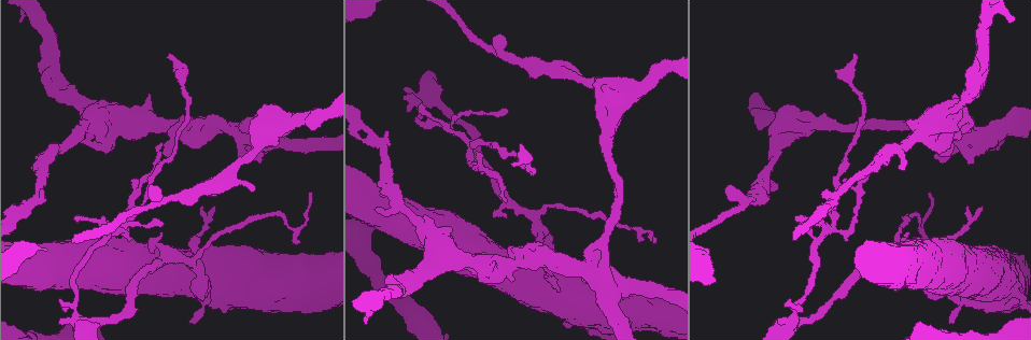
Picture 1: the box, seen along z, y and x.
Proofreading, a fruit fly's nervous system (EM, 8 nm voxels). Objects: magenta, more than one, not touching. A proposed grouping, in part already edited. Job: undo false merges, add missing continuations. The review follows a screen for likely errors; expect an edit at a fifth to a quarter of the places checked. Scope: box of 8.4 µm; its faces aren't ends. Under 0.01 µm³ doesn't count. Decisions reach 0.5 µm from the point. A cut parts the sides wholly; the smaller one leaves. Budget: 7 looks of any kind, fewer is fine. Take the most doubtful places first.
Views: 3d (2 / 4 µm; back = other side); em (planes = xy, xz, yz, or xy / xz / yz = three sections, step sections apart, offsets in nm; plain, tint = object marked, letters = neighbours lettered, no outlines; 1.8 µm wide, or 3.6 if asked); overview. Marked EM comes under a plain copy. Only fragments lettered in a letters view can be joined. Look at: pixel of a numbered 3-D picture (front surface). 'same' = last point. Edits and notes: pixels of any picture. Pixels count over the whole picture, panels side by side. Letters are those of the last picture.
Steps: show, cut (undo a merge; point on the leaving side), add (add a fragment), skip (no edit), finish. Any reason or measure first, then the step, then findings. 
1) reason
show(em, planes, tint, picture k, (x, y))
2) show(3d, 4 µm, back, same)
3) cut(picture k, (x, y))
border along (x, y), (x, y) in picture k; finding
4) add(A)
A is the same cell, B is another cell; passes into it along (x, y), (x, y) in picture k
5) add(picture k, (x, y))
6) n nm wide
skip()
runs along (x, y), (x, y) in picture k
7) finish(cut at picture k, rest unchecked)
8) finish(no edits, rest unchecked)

thick turns thin
show(em, planes, letters, picture 1, (965, 299))

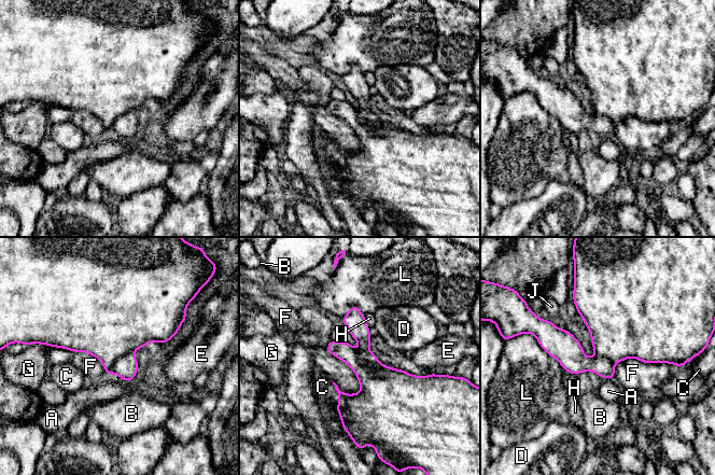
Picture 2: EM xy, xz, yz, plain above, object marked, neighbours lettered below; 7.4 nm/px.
220 nm wide
cut(picture 2, (360, 332))
A, B, C, D, E, F, G, H, J and L are other cells; border along (356, 349), (362, 363), (382, 364) in picture 2; two neurons meet here

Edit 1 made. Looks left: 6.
show(overview)

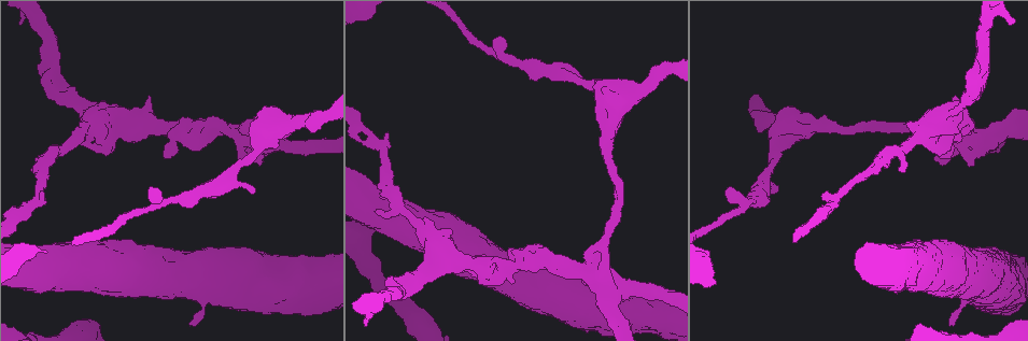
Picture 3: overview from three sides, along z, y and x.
abrupt turn
show(3d, 4 µm, picture 3, (498, 264))

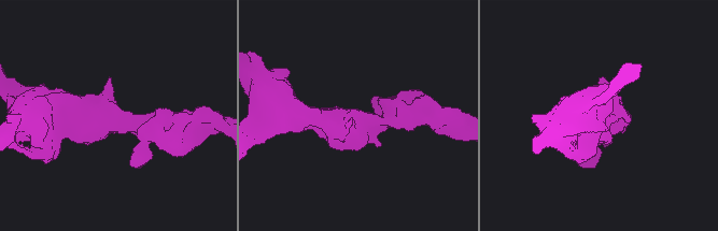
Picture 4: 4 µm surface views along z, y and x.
show(em, planes, letters, picture 4, (116, 119))

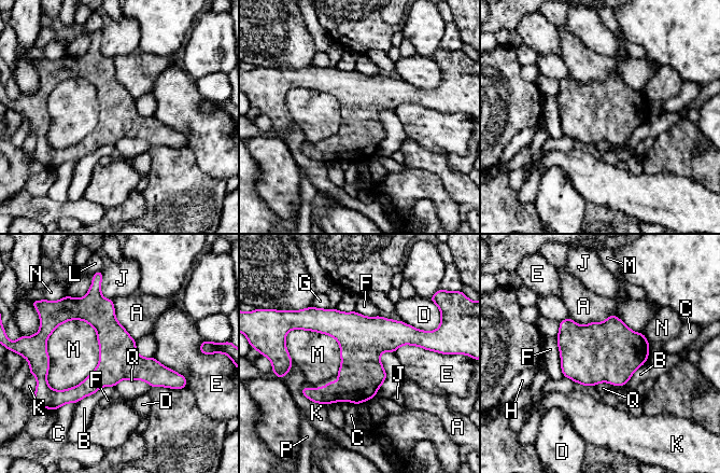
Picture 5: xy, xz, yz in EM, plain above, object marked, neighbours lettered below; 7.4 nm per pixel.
skip()
A, B, C, D, E, F, G, H, J, K, L, M, N, P and Q are other cells; one neuron here

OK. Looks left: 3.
finish(cut at picture 2, rest unchecked)

